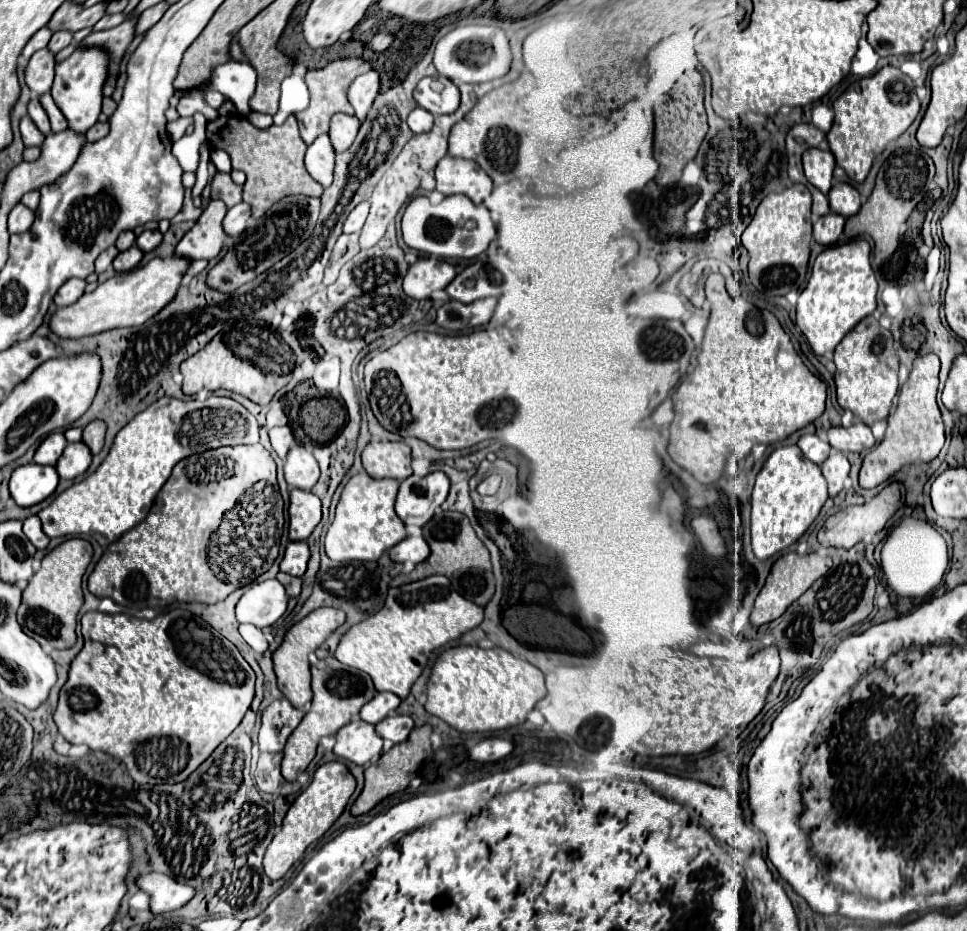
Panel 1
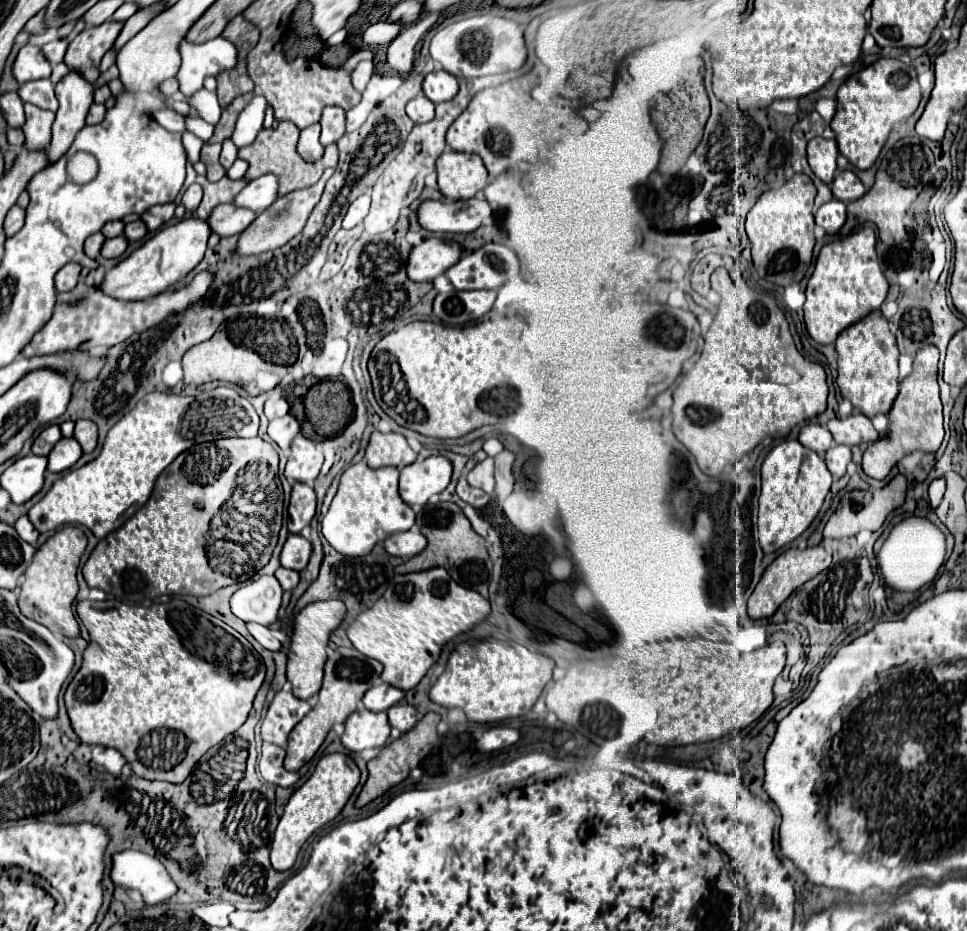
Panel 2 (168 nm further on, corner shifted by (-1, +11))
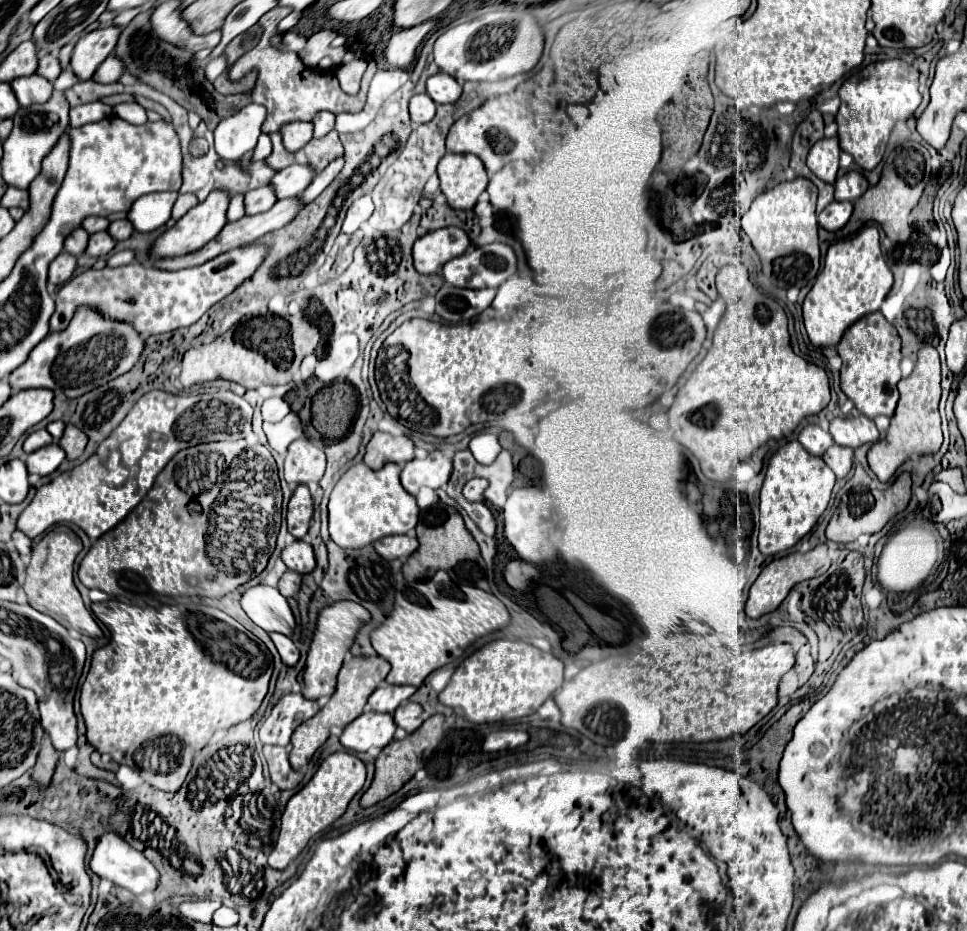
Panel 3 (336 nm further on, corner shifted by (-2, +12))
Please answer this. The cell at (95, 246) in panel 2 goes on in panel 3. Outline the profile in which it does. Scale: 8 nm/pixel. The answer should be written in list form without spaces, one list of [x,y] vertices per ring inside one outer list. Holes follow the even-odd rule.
[[[77,227],[71,231],[71,235],[67,235],[65,243],[63,243],[63,249],[71,255],[79,255],[85,251],[85,243],[89,241],[89,233],[83,229],[83,227]]]

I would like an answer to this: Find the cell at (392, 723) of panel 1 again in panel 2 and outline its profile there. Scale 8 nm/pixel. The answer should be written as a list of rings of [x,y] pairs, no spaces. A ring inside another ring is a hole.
[[[396,704],[388,710],[388,720],[392,728],[408,732],[416,724],[416,708],[410,704]]]

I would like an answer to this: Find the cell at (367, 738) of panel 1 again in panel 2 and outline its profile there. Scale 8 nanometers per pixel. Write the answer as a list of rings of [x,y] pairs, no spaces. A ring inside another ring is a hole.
[[[356,710],[346,720],[346,730],[342,734],[342,746],[350,752],[360,752],[364,748],[382,748],[390,736],[390,724],[386,712]]]

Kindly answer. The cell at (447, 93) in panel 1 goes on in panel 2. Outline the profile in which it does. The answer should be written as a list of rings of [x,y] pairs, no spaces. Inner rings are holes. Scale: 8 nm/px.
[[[434,70],[424,78],[422,90],[424,90],[426,98],[430,98],[434,104],[448,102],[458,92],[458,80],[444,70]]]

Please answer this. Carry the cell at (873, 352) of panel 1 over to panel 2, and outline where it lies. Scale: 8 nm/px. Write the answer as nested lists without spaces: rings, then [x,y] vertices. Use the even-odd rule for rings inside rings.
[[[880,310],[870,312],[856,324],[840,332],[836,340],[838,352],[838,378],[840,394],[854,404],[864,416],[872,418],[878,412],[888,412],[898,394],[898,346],[888,328],[888,320]]]

